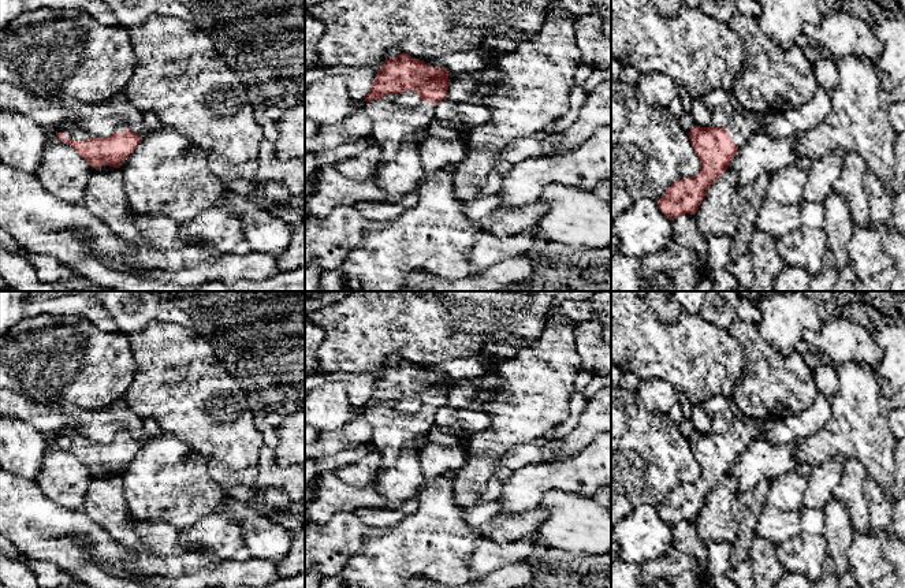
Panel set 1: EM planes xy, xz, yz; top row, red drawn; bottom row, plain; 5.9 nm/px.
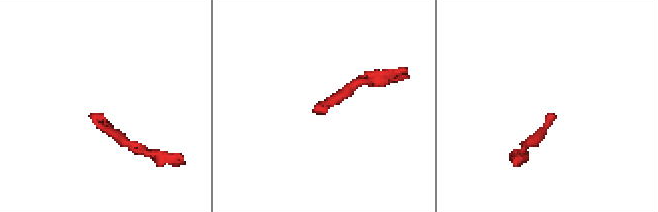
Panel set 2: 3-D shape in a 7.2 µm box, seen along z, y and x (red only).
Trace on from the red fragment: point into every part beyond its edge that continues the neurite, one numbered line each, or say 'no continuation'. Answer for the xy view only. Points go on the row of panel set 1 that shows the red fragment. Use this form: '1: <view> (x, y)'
1: xy (74, 133)

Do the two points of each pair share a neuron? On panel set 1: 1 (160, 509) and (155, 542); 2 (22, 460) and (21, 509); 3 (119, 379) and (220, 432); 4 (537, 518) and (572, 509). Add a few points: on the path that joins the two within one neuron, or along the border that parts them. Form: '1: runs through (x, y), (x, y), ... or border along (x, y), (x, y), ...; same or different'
1: border along (134, 518), (168, 523), (178, 529); different
2: border along (14, 475), (36, 482); different
3: border along (130, 352), (136, 363), (136, 373), (122, 398); different
4: border along (542, 503), (546, 518), (536, 533); different

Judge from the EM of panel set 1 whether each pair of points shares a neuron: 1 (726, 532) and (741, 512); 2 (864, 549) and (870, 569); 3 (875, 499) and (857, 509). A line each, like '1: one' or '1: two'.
1: two
2: one
3: two

